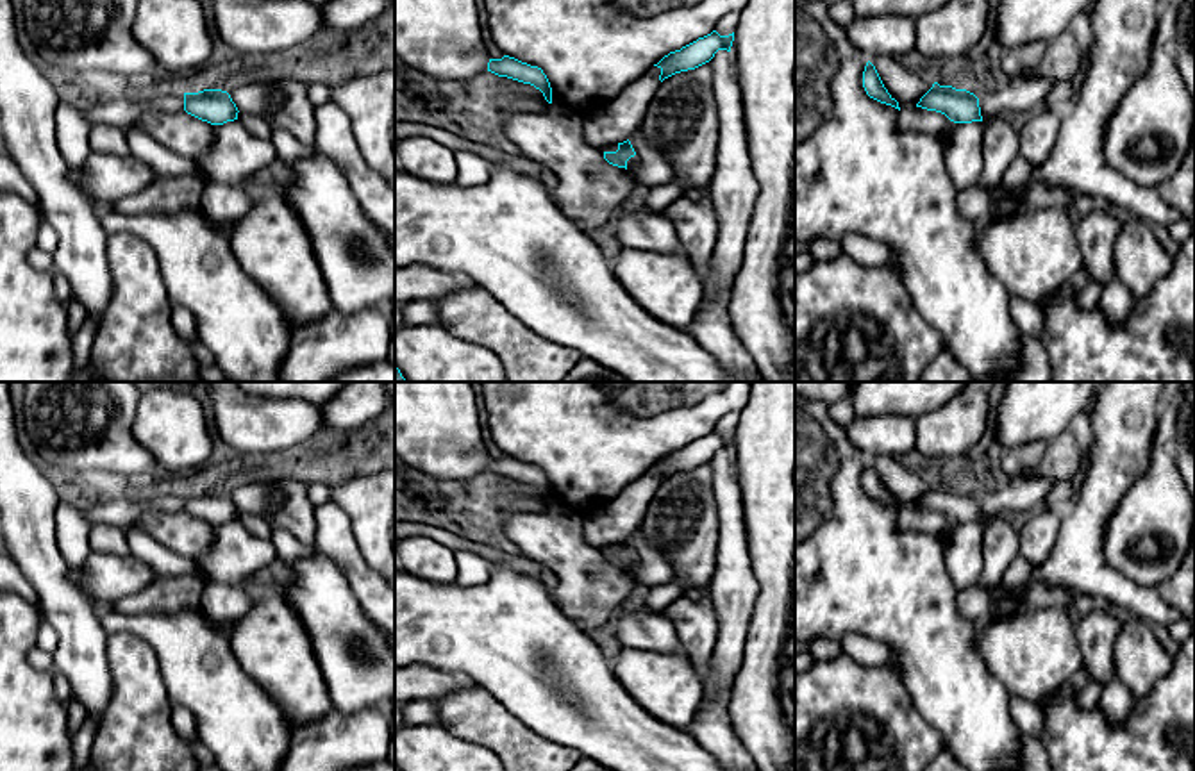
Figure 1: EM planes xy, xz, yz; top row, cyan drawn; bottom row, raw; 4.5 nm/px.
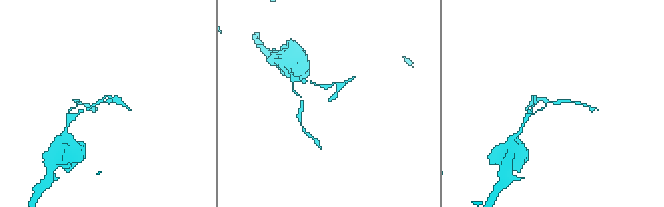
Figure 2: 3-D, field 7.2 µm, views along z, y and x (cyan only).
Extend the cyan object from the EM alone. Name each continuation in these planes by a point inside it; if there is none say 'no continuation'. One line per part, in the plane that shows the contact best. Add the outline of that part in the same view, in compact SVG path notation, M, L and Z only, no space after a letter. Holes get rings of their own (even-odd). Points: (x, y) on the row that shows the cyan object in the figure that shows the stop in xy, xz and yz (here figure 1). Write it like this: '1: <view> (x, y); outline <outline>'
no continuation

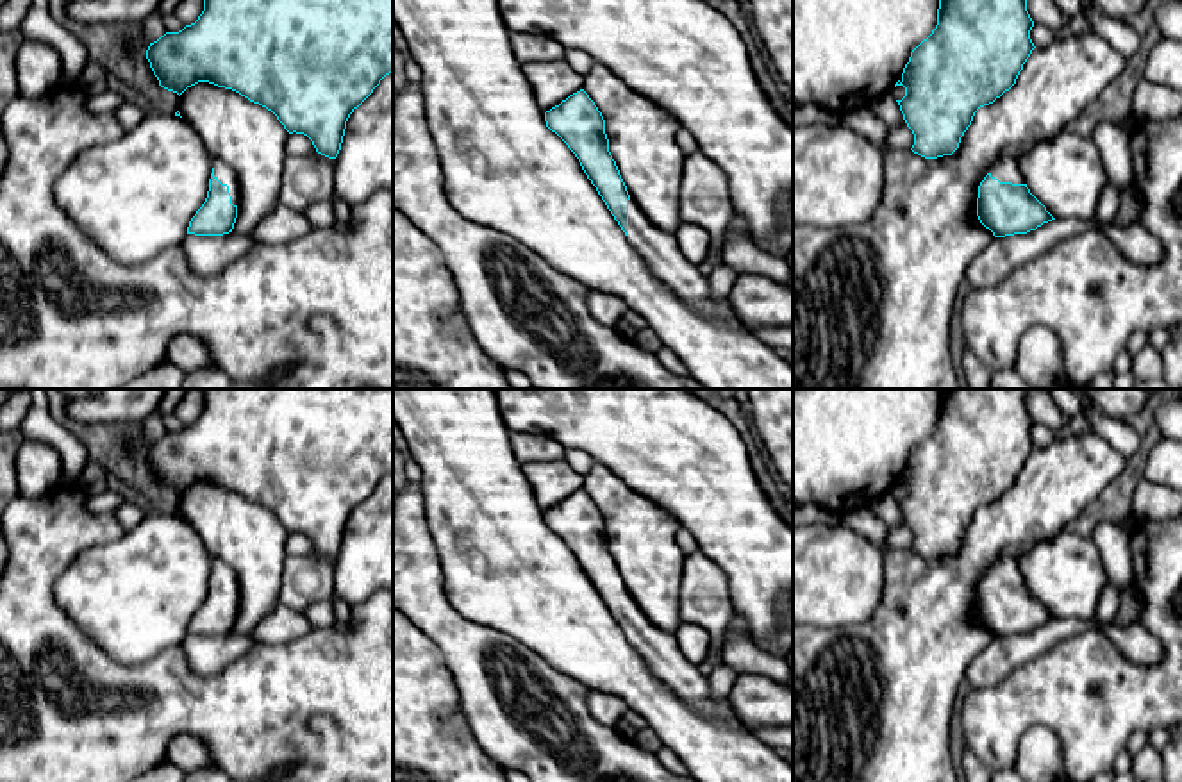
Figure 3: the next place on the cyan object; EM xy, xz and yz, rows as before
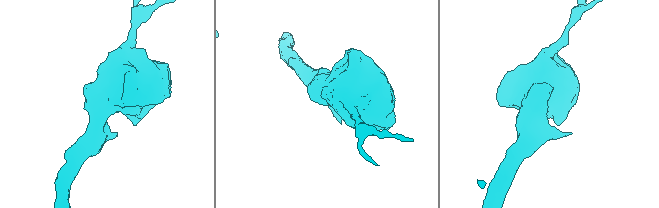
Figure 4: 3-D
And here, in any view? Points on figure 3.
1: xy (224, 174); outline M216 159L214 162L214 177L221 182L229 186L229 193L232 196L232 204L237 205L239 204L239 182L236 173L223 162L220 162Z

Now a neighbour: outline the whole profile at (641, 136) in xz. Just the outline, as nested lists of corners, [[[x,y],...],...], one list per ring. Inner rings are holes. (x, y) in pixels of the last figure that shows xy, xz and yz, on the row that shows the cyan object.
[[[602,64],[584,77],[584,91],[605,120],[609,152],[628,195],[655,227],[675,234],[686,161],[677,143],[680,121]]]

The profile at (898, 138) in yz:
[[[902,123],[898,127],[887,127],[887,136],[884,141],[886,150],[911,150],[914,145],[914,134],[907,127],[907,123]]]

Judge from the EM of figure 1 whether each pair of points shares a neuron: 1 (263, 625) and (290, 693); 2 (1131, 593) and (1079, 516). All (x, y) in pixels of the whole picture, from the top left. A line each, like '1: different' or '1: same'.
1: same
2: same

